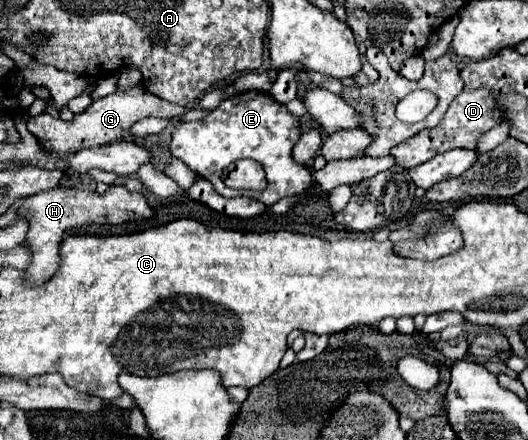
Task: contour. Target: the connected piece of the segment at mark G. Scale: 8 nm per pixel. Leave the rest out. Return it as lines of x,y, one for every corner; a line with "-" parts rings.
133,87
125,91
115,91
107,97
101,97
93,101
83,113
75,115
71,121
57,119
49,113
41,113
37,117
29,117
29,131
37,137
41,147
49,153
57,153
59,157
77,153
85,147
101,147
101,145
111,145
111,143
121,143
133,141
131,135
131,125
137,123
139,119
145,117
180,117
187,109
179,105
171,105
165,99
157,99
157,95
149,93
145,87

